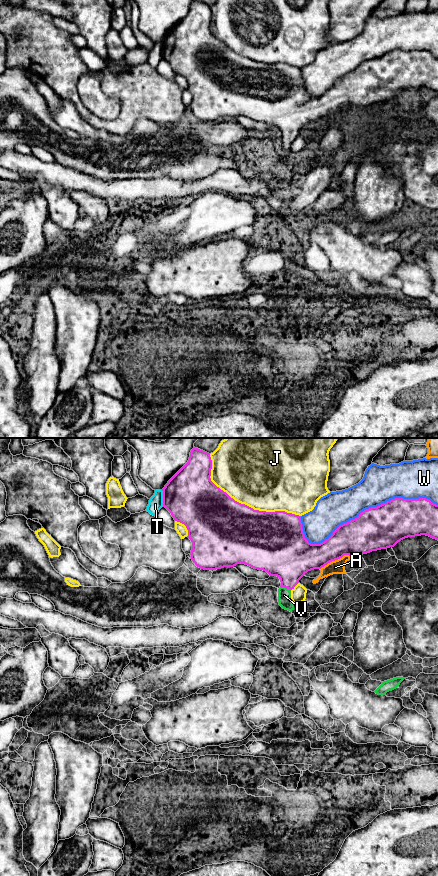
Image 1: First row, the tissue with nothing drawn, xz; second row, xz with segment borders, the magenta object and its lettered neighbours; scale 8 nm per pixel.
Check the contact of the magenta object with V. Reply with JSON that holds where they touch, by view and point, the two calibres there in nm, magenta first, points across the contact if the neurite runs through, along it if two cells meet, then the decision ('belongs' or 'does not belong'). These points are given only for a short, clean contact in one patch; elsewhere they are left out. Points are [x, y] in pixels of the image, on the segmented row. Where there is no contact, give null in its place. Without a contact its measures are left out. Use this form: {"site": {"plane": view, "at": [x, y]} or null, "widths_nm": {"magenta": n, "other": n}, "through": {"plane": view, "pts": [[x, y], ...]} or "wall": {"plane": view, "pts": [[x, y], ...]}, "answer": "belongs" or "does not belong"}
{"site": {"plane": "xz", "at": [285, 587]}, "widths_nm": {"magenta": 380, "other": 110}, "through": {"plane": "xz", "pts": [[288, 556], [288, 583], [285, 587], [284, 595]]}, "answer": "belongs"}

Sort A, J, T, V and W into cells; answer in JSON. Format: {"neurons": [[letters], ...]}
{"neurons": [["A"], ["J"], ["T"], ["V"], ["W"]]}

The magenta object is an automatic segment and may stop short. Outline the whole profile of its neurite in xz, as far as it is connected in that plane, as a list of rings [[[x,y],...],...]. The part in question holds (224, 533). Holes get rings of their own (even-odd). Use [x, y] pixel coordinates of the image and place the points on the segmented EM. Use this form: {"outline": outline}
{"outline": [[[194,447],[188,462],[162,489],[163,507],[188,530],[192,561],[204,570],[241,563],[277,576],[281,582],[279,605],[290,612],[294,610],[291,590],[308,571],[321,569],[344,555],[360,556],[394,547],[408,537],[426,535],[438,540],[438,505],[426,498],[394,498],[366,509],[357,518],[340,525],[324,542],[311,544],[304,536],[301,516],[285,511],[254,510],[235,501],[211,481],[211,469],[210,454]]]}

